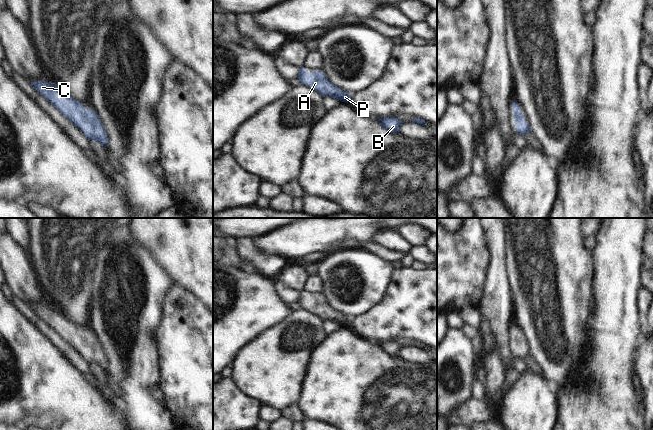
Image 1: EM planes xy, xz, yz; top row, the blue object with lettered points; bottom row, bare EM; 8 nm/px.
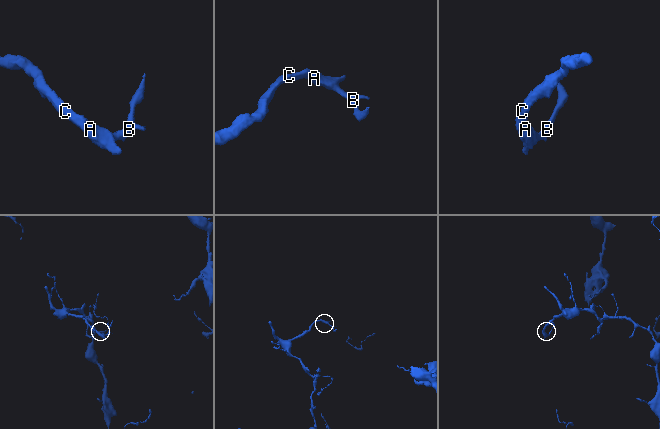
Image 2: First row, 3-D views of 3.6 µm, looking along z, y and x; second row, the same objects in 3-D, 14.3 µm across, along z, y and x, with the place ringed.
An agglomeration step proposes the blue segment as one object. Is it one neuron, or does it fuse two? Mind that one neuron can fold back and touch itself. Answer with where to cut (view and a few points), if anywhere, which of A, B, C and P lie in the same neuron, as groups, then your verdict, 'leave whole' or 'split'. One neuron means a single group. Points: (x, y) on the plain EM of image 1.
cut none; groups A B C P; leave whole

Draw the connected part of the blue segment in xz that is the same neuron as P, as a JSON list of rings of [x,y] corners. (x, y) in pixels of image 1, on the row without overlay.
[[[301,290],[297,303],[302,309],[307,308],[311,313],[320,317],[323,321],[330,320],[345,327],[351,325],[352,318],[332,308],[320,294],[314,297],[308,297],[304,290]]]

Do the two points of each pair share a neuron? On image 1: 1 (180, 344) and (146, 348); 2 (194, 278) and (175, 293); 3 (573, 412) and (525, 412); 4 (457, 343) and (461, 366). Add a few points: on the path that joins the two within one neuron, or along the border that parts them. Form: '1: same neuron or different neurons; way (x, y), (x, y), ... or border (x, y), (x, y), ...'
1: different neurons; border (159, 324), (155, 332), (157, 371)
2: different neurons; border (177, 285), (190, 291), (201, 302)
3: different neurons; border (555, 392), (557, 419)
4: same neuron; way (457, 349), (457, 360)

